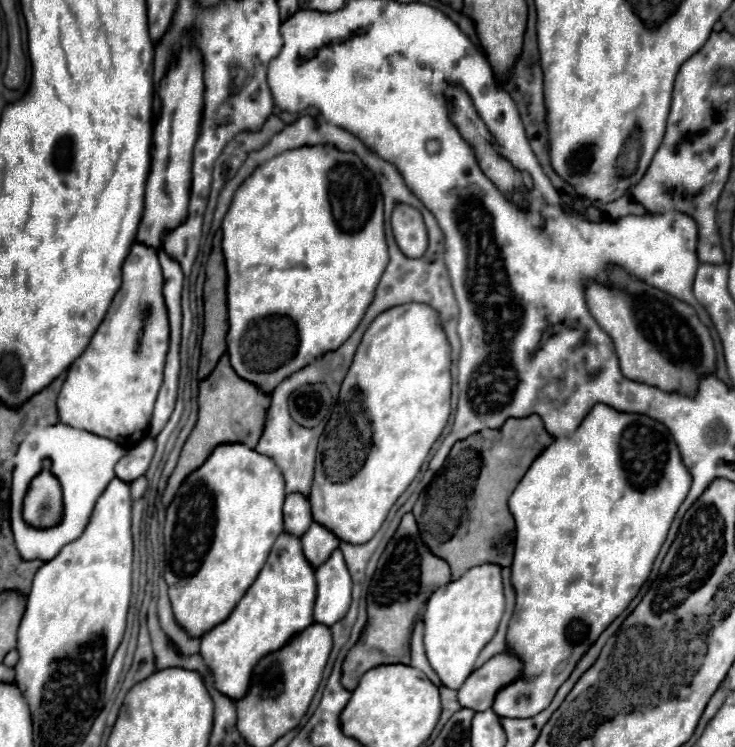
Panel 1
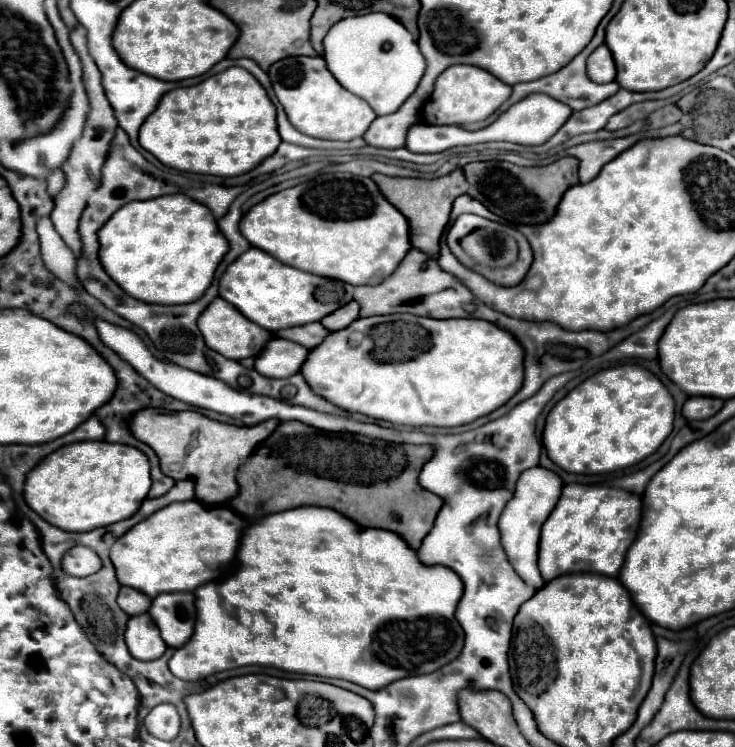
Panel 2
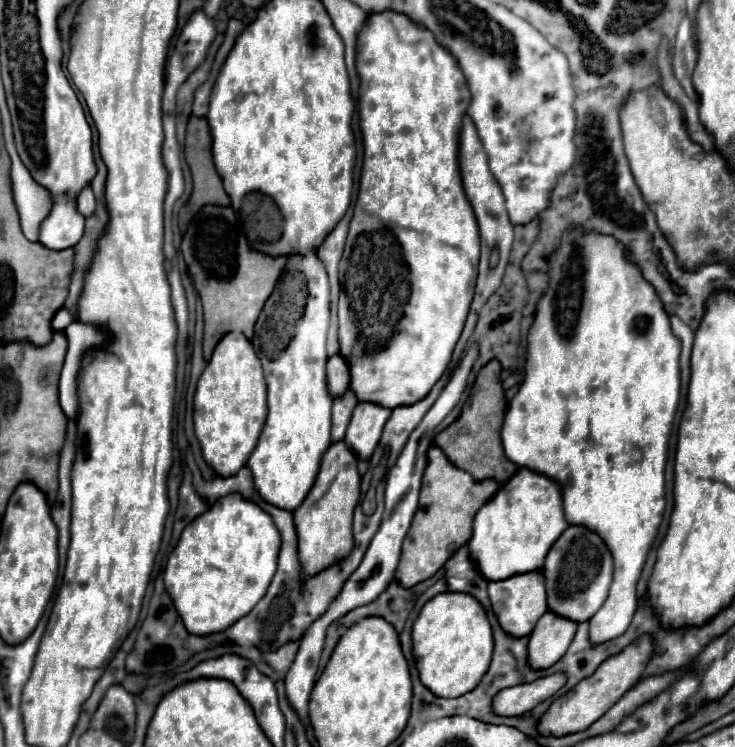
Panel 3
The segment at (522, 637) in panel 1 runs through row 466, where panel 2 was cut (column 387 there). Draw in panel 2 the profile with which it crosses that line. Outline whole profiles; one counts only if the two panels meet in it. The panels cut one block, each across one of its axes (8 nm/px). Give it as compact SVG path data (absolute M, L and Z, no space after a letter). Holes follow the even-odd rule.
M302 506L302 508L292 508L286 512L268 514L262 520L250 520L250 526L242 534L242 542L240 542L236 558L238 558L240 566L230 578L226 578L222 582L212 580L212 582L206 582L194 590L196 610L198 610L194 634L192 634L190 642L184 644L182 648L178 648L168 662L170 672L176 678L196 682L196 680L202 680L210 674L222 672L222 670L258 664L258 666L270 666L270 668L278 668L278 670L286 670L286 672L314 674L314 676L324 676L324 678L342 678L342 680L356 682L356 684L370 688L370 690L380 690L380 688L384 688L400 678L430 674L430 672L450 664L462 652L464 632L454 616L456 606L458 606L462 592L464 592L462 580L456 578L456 574L450 568L444 568L440 564L424 566L418 560L418 554L398 534L392 534L390 530L356 526L356 522L350 522L350 518L342 516L340 512L336 512L332 508Z

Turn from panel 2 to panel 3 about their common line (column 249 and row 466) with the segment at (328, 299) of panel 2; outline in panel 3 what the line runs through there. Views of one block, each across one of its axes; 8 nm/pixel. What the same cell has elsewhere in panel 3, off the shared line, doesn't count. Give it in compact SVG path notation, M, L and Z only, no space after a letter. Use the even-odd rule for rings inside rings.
M308 252L306 256L294 256L286 260L286 268L274 286L266 302L266 310L260 320L254 324L254 350L262 360L266 386L268 386L268 416L258 438L254 452L248 458L248 466L254 476L254 484L264 502L278 508L296 510L306 498L308 490L314 484L314 478L320 468L320 458L330 446L330 418L332 418L332 396L326 386L326 332L330 324L330 284L326 268L318 254Z

